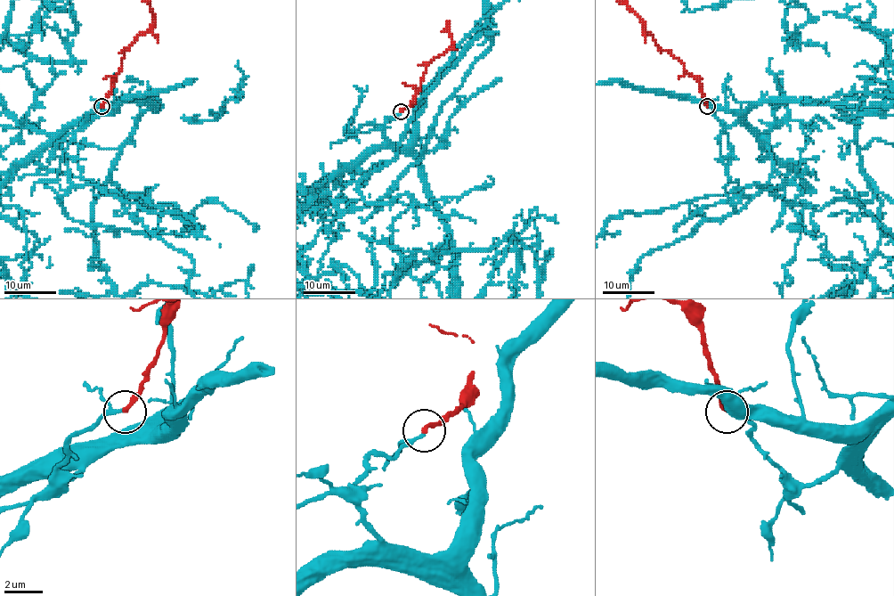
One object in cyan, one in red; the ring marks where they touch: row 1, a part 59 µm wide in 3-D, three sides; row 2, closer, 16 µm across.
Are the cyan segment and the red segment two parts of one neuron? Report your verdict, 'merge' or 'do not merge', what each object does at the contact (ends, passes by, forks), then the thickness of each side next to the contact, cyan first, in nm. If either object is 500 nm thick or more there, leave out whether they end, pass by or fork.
merge; cyan passes by; red ends there; 140 nm thick on the cyan side, 220 nm on the other

